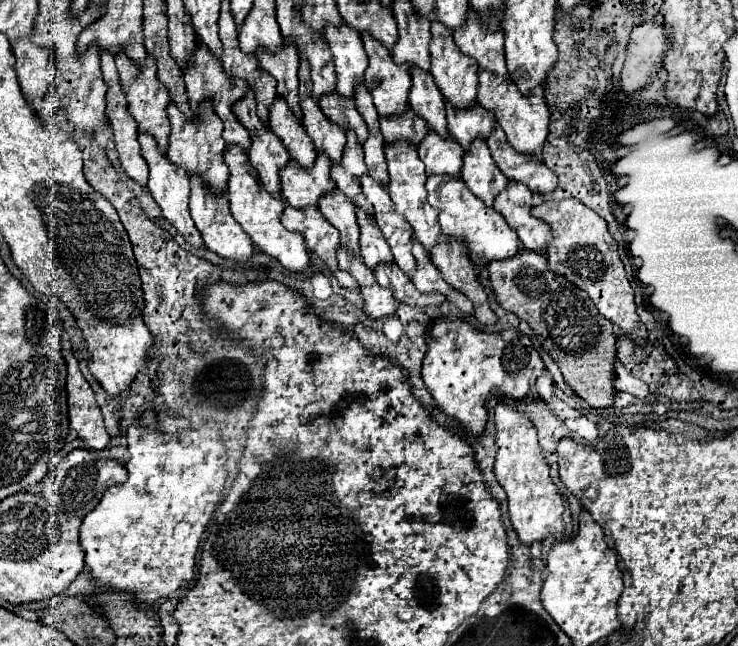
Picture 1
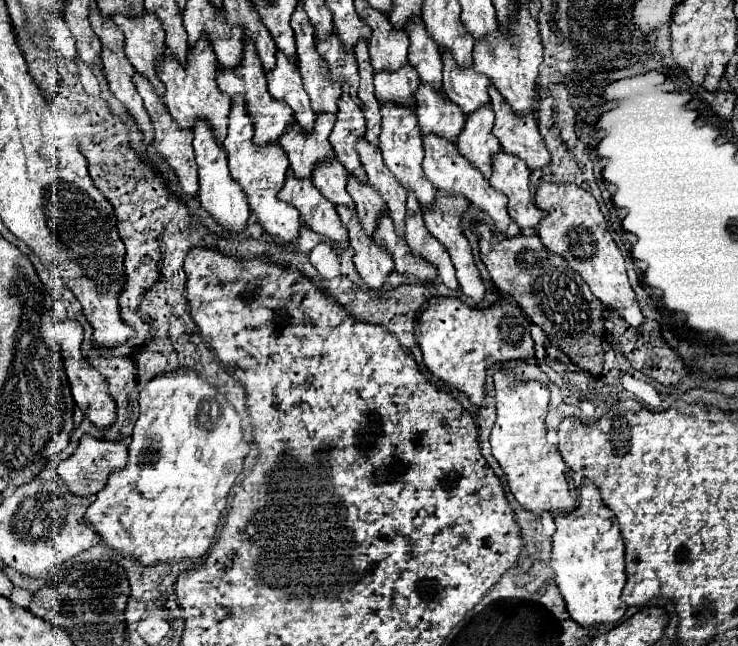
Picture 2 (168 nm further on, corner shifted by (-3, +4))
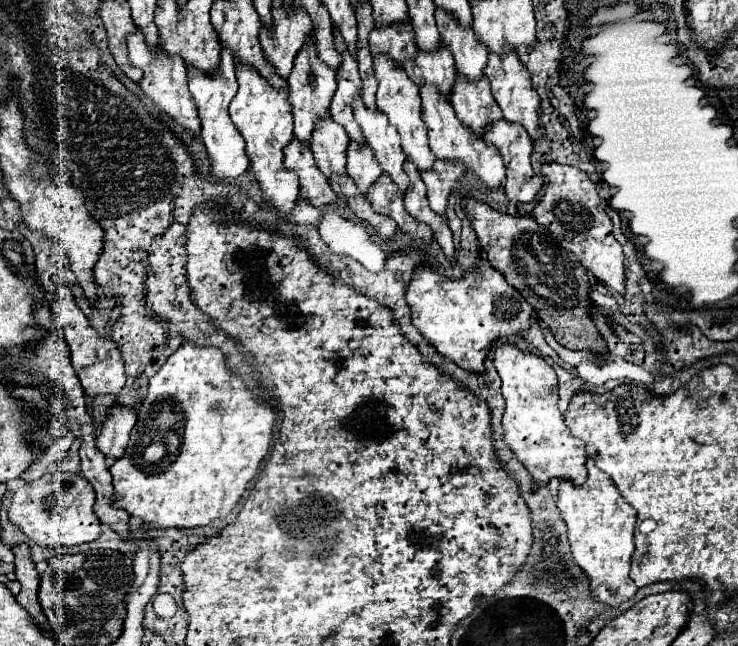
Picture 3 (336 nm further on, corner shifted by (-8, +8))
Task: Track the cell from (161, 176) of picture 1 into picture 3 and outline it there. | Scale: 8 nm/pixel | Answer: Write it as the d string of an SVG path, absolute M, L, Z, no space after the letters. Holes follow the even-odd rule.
M134 31L128 35L128 55L134 67L140 67L144 71L144 79L140 81L140 89L152 103L164 111L166 115L172 115L172 119L188 131L194 139L200 137L200 119L196 117L196 107L192 105L190 93L188 93L188 75L186 65L180 61L180 57L164 57L164 51L160 53L148 53L148 47L144 45L144 37L140 37L140 31Z

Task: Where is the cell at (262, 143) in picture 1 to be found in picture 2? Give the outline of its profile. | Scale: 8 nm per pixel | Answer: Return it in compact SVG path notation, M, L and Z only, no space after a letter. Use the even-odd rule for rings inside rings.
M247 41L243 47L243 61L239 63L239 69L219 69L217 85L223 93L229 93L229 97L233 97L237 93L245 95L247 111L249 111L251 119L255 121L255 143L259 143L259 145L261 143L273 143L289 127L289 119L293 117L291 107L285 101L275 101L271 97L271 93L267 93L265 71L263 71L263 65L255 53L255 45L251 45L251 41Z

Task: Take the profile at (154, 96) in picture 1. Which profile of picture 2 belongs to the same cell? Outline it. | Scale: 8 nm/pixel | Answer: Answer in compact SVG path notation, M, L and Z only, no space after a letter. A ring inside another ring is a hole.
M145 13L139 21L135 17L111 17L125 33L125 53L137 73L145 75L153 89L163 97L165 85L157 77L157 65L165 49L165 33L161 21L153 13Z

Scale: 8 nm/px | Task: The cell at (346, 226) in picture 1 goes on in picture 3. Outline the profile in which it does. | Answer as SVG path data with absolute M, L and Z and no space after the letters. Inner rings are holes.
M324 121L320 129L316 129L316 137L312 137L312 153L318 169L330 179L332 175L346 175L346 149L348 135L342 125L334 121Z

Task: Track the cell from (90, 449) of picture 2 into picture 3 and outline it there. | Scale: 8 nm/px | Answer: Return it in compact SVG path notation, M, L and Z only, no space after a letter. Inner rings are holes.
M114 405L108 419L102 425L102 431L96 435L96 447L106 459L120 459L126 453L128 435L136 423L132 409Z

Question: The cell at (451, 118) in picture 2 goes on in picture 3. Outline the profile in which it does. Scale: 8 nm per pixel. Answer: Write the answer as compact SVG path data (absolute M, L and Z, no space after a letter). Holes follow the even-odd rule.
M440 47L434 55L420 51L412 61L404 63L404 71L418 87L434 85L440 95L450 101L456 83L456 67L452 65L452 53L448 53L448 49Z

